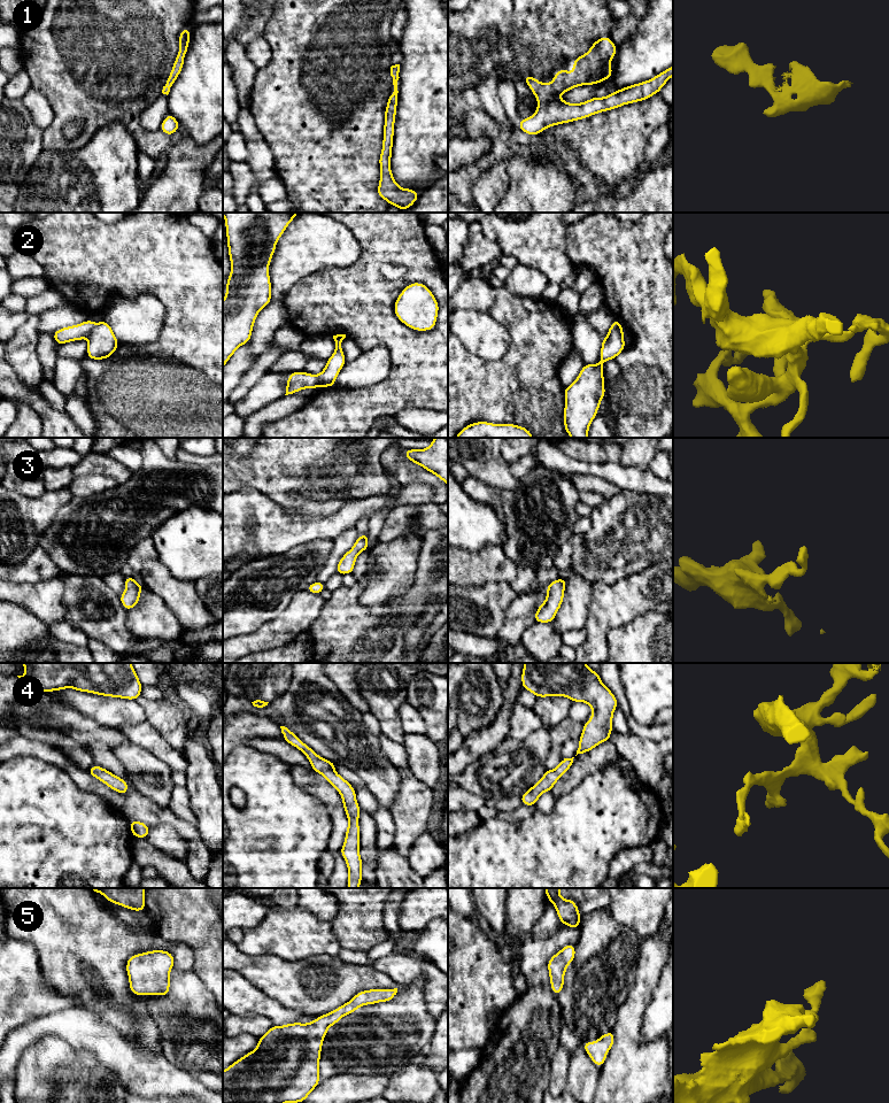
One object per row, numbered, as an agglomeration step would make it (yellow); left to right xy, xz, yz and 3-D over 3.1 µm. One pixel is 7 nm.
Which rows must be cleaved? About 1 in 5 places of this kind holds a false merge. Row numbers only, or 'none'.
2

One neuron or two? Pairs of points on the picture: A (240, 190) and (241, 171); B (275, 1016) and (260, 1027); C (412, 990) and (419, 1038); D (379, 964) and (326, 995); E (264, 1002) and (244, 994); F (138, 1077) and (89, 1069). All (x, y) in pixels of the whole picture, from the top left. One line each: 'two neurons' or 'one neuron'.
A: one neuron
B: two neurons
C: one neuron
D: two neurons
E: one neuron
F: two neurons

